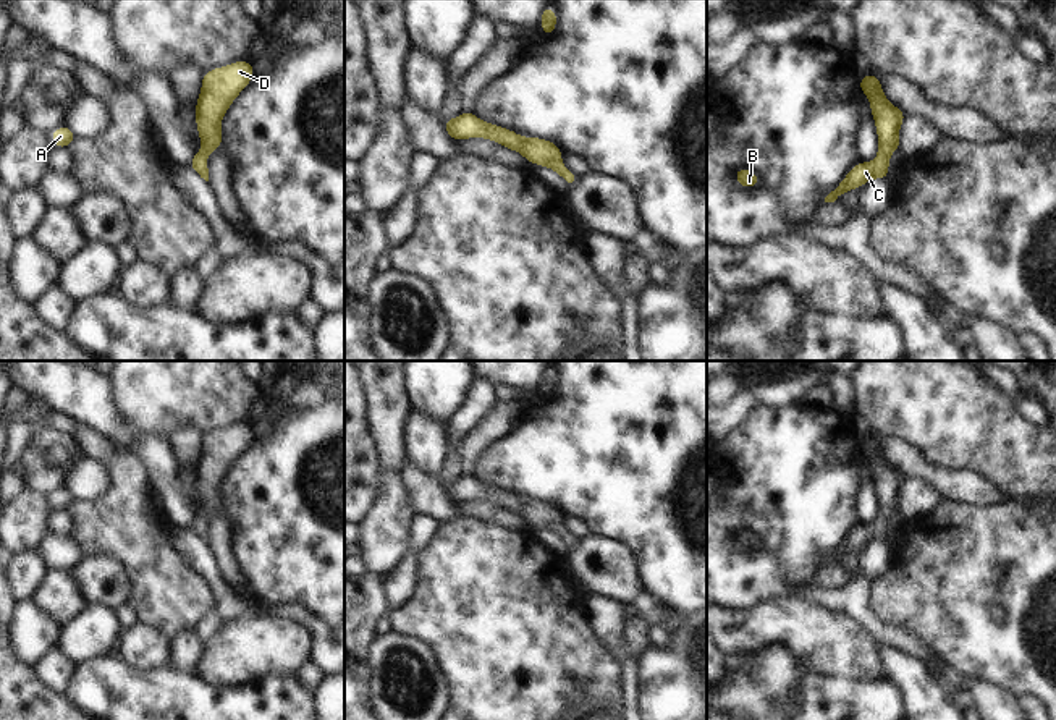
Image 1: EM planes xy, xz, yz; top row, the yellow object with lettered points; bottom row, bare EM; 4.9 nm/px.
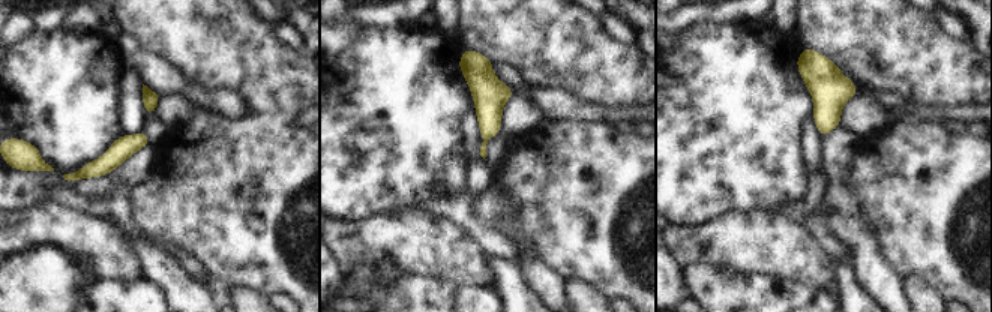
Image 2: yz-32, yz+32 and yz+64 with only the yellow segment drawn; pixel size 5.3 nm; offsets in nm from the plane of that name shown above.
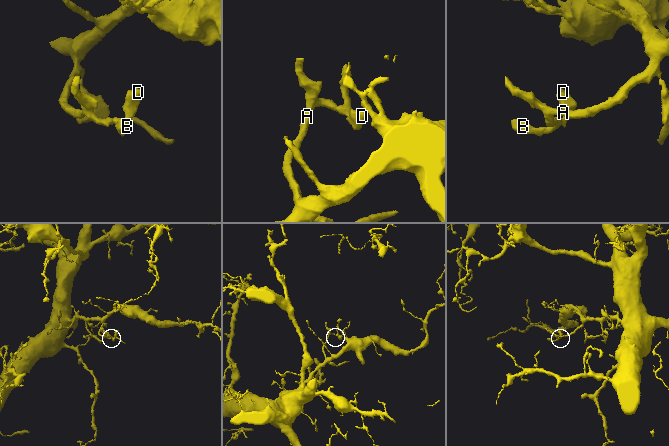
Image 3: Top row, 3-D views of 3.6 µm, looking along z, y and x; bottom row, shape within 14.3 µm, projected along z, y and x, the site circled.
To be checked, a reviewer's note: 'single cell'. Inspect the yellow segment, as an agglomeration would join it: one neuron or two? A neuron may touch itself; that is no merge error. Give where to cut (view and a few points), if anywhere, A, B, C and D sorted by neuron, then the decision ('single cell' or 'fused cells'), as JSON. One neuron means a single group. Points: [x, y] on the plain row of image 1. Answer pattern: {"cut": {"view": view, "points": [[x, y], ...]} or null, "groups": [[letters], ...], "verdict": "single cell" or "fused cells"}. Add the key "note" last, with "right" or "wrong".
{"cut": null, "groups": [["A", "B", "C", "D"]], "verdict": "single cell", "note": "right"}

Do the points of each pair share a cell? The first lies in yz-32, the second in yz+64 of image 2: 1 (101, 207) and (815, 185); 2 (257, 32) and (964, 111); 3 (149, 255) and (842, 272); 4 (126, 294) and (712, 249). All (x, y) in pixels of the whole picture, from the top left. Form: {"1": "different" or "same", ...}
{"1": "different", "2": "different", "3": "same", "4": "different"}

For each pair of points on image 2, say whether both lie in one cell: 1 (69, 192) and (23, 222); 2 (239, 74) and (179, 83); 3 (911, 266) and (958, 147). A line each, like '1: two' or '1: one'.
1: two
2: two
3: one

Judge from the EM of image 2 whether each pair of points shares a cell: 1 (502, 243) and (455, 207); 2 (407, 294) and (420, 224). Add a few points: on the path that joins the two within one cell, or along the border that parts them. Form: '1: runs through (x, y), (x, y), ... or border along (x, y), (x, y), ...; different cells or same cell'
1: runs through (489, 240), (467, 219); same cell
2: border along (413, 273), (447, 281); different cells

